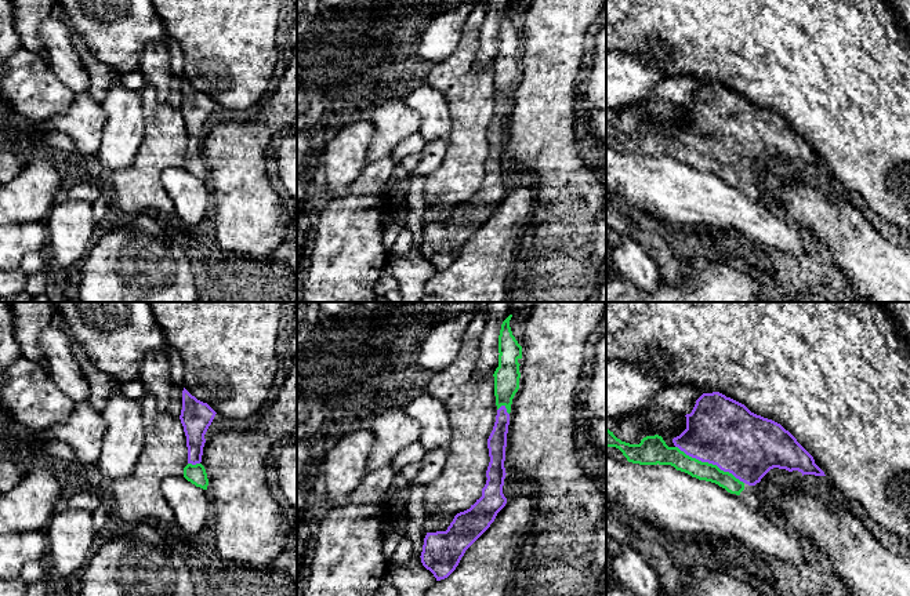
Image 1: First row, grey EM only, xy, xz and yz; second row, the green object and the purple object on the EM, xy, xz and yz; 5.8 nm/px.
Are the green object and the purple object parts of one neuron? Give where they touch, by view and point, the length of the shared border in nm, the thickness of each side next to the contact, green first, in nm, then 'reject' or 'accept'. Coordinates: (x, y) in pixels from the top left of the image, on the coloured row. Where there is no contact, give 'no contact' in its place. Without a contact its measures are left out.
meets green in yz at (710, 464); contact 460 nm long; 110 nm thick on the green side, 400 nm on the other; accept

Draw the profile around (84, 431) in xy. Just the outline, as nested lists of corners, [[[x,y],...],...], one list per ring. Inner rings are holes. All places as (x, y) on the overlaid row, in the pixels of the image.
[[[84,400],[75,406],[68,421],[52,426],[51,433],[73,448],[76,462],[90,465],[101,455],[106,428],[102,413],[95,411],[90,401]]]

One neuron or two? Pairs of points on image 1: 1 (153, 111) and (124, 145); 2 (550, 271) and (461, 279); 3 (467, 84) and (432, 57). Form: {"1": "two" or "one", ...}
{"1": "two", "2": "two", "3": "two"}

